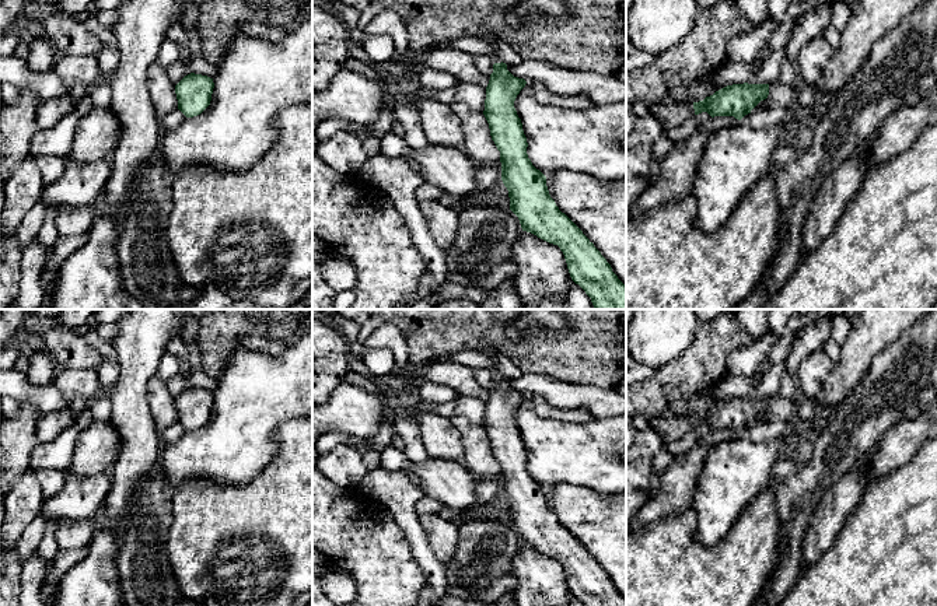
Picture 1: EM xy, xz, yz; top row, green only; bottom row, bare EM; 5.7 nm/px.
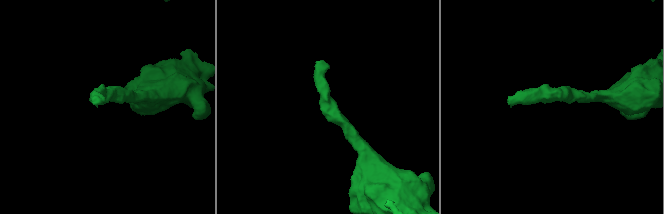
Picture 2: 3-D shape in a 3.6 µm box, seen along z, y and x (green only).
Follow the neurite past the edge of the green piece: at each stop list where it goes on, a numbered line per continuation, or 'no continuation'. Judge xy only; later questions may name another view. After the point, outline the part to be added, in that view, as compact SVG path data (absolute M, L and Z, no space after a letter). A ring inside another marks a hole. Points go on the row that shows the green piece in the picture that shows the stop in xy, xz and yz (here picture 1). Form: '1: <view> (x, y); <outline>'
no continuation

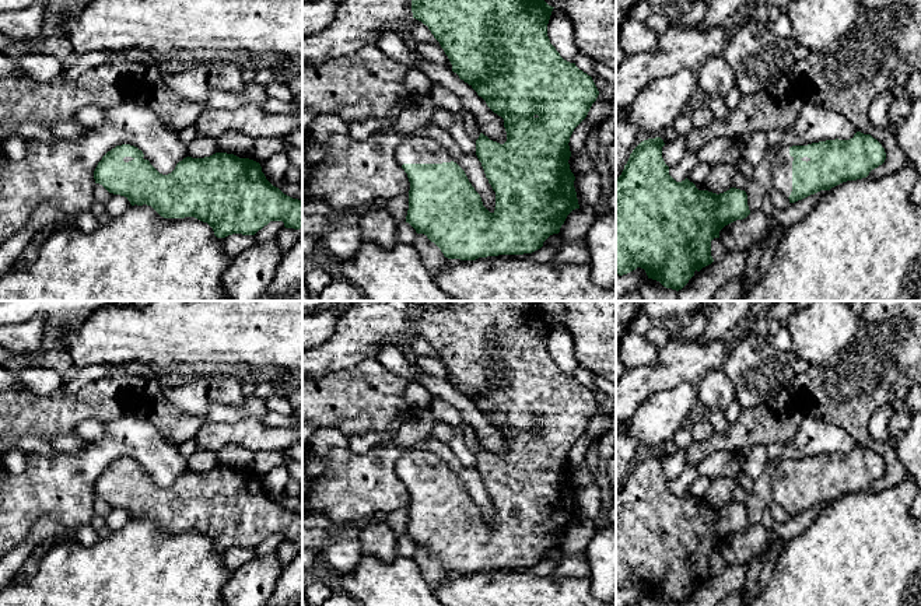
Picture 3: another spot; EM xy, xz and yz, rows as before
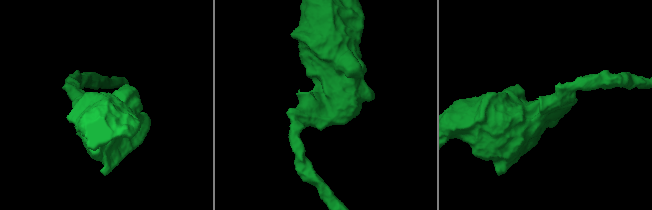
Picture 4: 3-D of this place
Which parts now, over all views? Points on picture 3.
1: yz (780, 160); M780 146L767 155L771 167L771 178L774 189L780 190L785 197L792 192L792 161L788 146Z

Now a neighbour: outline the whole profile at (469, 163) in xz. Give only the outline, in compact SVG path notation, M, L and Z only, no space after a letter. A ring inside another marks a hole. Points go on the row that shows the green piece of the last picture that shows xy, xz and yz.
M424 126L416 133L416 136L421 139L433 139L440 143L449 153L452 161L465 171L469 182L480 195L483 206L490 213L494 213L495 192L488 183L481 162L479 161L476 154L465 153L452 137L451 130L445 130L437 126Z

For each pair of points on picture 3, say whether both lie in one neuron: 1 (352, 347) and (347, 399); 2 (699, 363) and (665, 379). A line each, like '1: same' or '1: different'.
1: different
2: same

